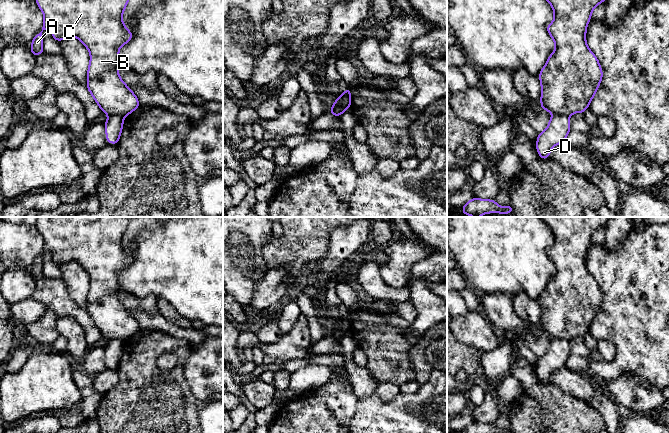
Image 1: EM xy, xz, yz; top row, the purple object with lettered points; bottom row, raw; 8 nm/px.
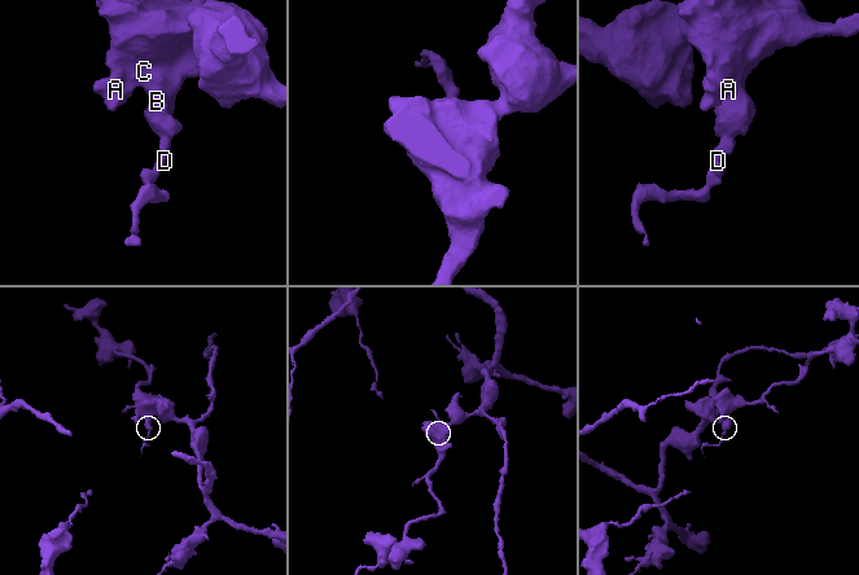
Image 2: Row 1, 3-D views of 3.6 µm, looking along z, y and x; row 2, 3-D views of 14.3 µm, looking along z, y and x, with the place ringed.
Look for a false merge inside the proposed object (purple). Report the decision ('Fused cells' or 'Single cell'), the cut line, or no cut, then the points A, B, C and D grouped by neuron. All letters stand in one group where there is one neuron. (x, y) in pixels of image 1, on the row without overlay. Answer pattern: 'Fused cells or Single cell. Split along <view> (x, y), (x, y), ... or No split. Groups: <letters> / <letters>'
Fused cells. Split along xy (109, 339), (124, 341). Groups: A B C / D

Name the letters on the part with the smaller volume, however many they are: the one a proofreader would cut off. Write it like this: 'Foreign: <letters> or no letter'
Foreign: D

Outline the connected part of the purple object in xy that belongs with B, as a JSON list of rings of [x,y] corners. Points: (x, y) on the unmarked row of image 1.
[[[38,217],[37,220],[36,220],[36,223],[35,223],[35,226],[37,227],[38,231],[41,233],[43,239],[44,239],[44,245],[43,245],[43,251],[42,251],[42,255],[39,257],[39,258],[36,258],[33,262],[33,265],[32,265],[32,268],[31,268],[31,277],[36,280],[36,279],[40,279],[44,276],[43,274],[43,259],[42,259],[42,256],[45,254],[45,253],[50,253],[51,254],[51,257],[52,257],[52,260],[53,262],[60,266],[62,263],[65,263],[65,262],[68,262],[68,261],[76,261],[77,263],[79,263],[84,269],[85,271],[89,274],[90,276],[90,288],[88,290],[88,295],[87,295],[87,301],[88,301],[88,306],[87,306],[87,309],[86,311],[88,312],[90,318],[93,320],[94,324],[96,325],[96,327],[98,328],[98,330],[101,332],[102,336],[106,337],[107,339],[111,340],[111,339],[119,339],[121,341],[126,341],[127,339],[129,339],[131,336],[133,336],[134,334],[136,334],[140,328],[139,328],[139,325],[138,325],[138,322],[137,320],[132,316],[132,314],[122,305],[121,301],[119,300],[118,298],[118,293],[120,291],[120,286],[119,286],[119,272],[125,268],[127,268],[133,261],[133,258],[131,255],[129,255],[126,251],[125,251],[125,248],[124,246],[122,245],[122,239],[123,239],[123,236],[127,230],[127,227],[129,225],[129,222],[130,220],[134,218],[134,217]]]

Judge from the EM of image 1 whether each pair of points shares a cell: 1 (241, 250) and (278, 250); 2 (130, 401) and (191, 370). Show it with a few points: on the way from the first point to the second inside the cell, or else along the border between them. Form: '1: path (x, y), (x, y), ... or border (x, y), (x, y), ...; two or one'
1: border (273, 239), (262, 248), (262, 257), (269, 269); two
2: border (191, 352), (184, 366), (184, 378), (194, 395); two

